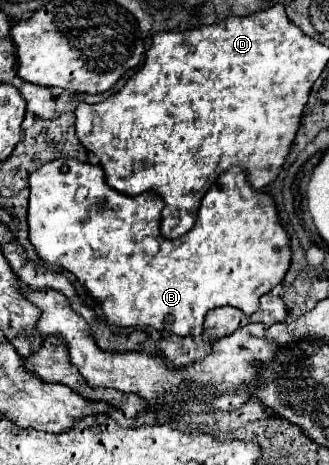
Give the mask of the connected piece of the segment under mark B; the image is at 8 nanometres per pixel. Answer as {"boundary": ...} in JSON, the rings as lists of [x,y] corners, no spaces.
{"boundary":[[[67,157],[53,159],[29,175],[29,241],[45,263],[71,271],[101,303],[107,323],[115,327],[147,325],[181,337],[199,337],[207,311],[231,305],[251,315],[259,309],[261,295],[283,281],[291,263],[289,237],[277,219],[273,199],[265,191],[255,191],[243,169],[229,169],[217,177],[201,199],[197,221],[185,237],[161,237],[159,221],[163,207],[163,199],[155,193],[129,197],[107,187],[101,165]]]}

